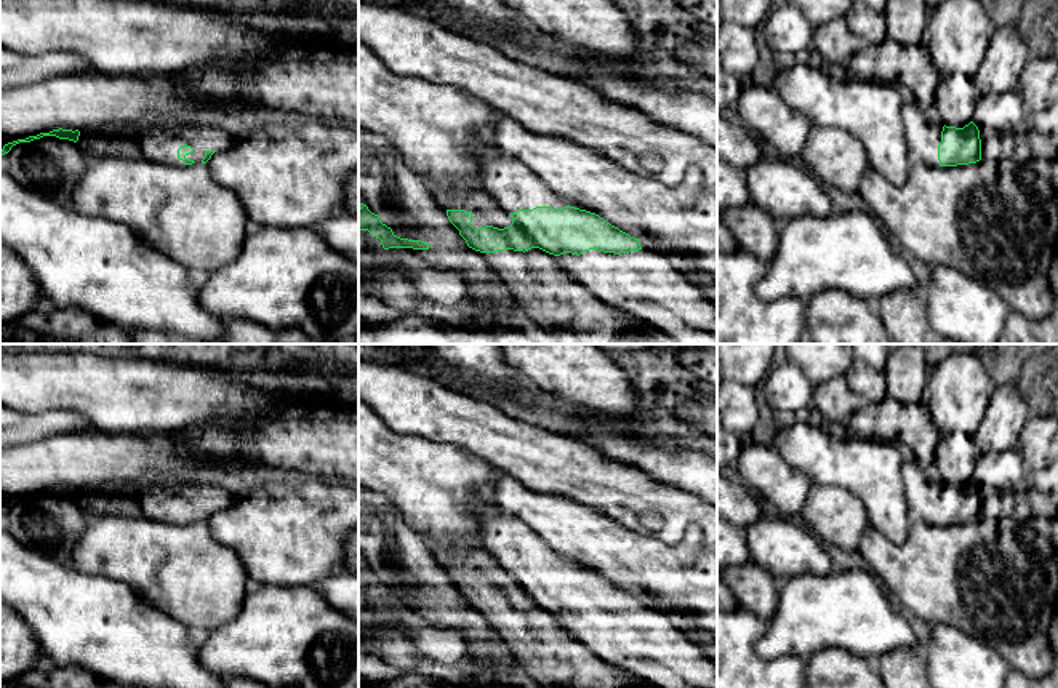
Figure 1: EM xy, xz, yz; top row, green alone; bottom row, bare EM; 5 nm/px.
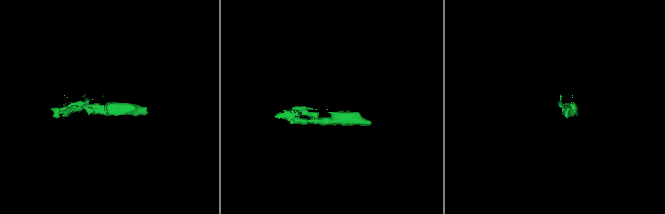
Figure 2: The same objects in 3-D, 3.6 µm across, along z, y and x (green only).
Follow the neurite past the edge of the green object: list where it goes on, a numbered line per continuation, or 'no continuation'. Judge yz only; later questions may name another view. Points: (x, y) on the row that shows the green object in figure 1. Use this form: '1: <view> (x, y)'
1: yz (924, 136)

